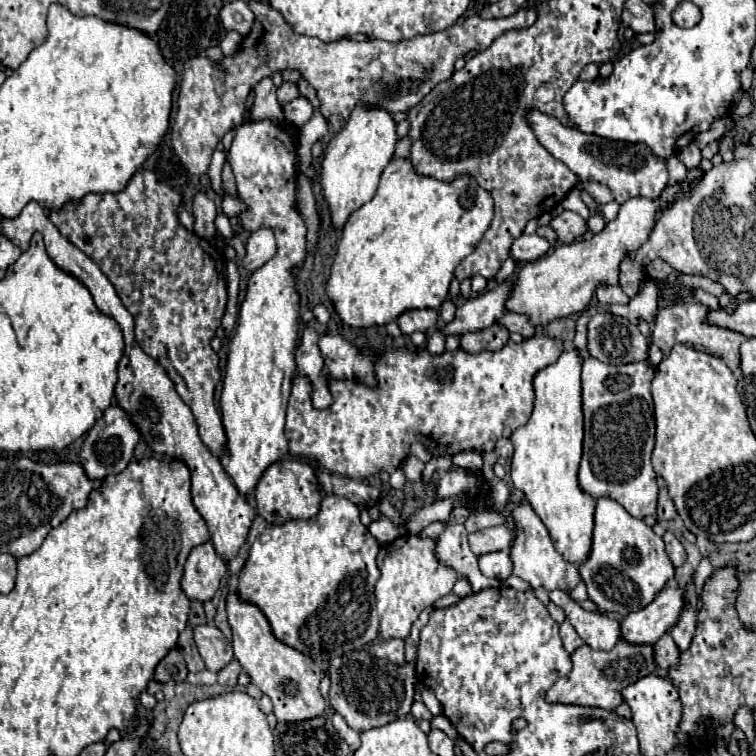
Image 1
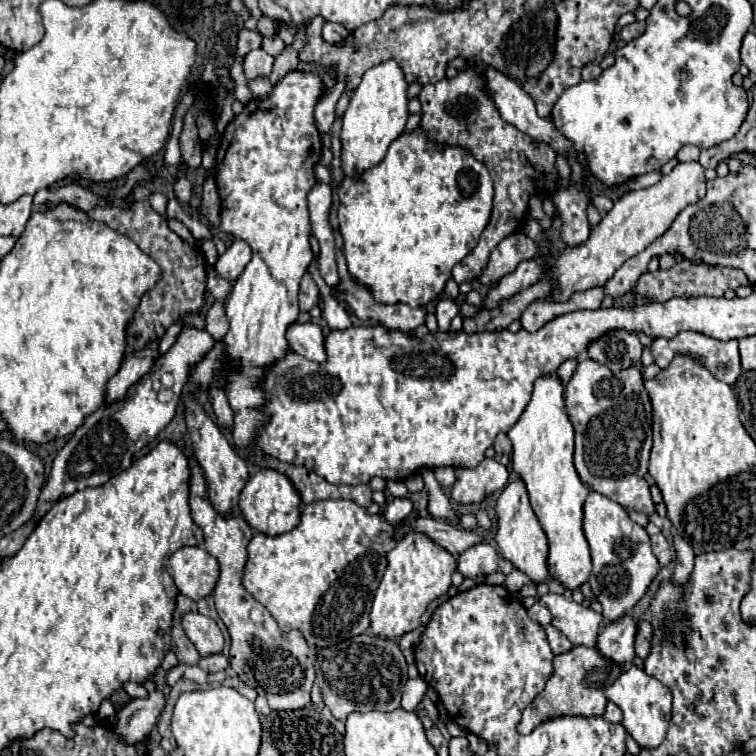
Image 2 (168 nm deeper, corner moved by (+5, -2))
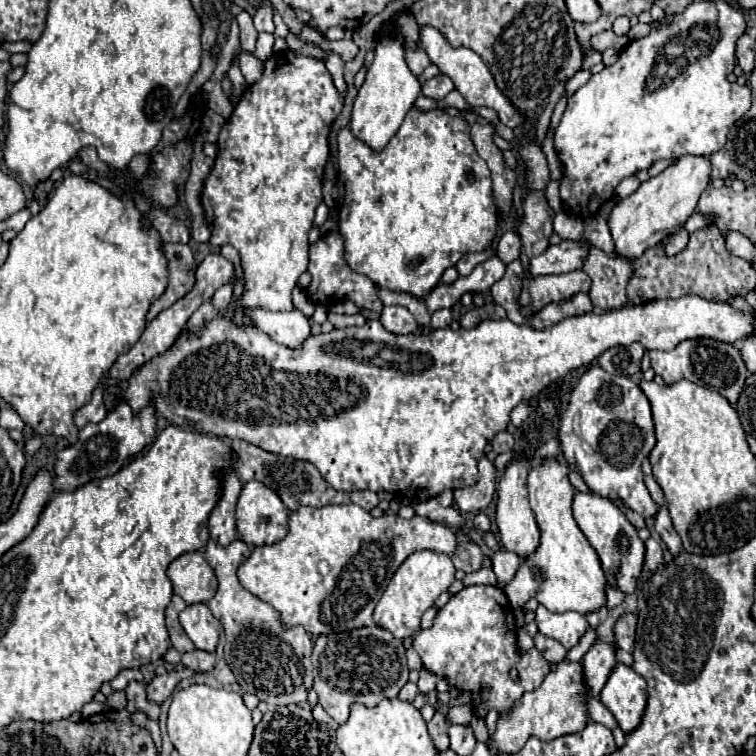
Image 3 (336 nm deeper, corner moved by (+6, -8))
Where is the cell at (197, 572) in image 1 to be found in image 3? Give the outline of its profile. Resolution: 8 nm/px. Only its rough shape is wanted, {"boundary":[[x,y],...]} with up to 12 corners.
{"boundary":[[200,552],[168,566],[174,592],[186,604],[208,602],[216,576]]}

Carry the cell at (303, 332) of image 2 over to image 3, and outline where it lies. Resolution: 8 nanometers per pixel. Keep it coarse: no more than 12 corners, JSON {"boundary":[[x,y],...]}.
{"boundary":[[244,310],[262,332],[288,348],[310,336],[310,320],[290,312]]}

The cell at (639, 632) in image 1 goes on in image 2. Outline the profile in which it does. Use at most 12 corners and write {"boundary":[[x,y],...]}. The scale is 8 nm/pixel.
{"boundary":[[637,618],[607,624],[599,652],[623,666],[633,662]]}

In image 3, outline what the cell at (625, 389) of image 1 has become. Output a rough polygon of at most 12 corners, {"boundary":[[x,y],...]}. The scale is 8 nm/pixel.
{"boundary":[[594,364],[560,414],[570,470],[644,518],[646,394]]}

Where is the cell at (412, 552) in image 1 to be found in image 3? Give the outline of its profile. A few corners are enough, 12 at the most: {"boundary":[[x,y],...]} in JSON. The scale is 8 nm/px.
{"boundary":[[410,554],[374,610],[396,638],[454,582],[450,556]]}

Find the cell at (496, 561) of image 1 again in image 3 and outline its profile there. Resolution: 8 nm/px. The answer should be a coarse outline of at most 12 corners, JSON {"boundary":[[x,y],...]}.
{"boundary":[[460,540],[452,562],[456,570],[480,570],[482,548]]}

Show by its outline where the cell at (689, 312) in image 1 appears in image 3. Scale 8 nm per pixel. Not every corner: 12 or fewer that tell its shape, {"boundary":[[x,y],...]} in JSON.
{"boundary":[[712,338],[650,350],[664,384],[690,380],[732,406],[748,370],[740,352]]}

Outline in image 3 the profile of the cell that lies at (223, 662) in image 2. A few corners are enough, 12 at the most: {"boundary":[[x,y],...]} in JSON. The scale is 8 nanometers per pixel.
{"boundary":[[204,650],[182,654],[182,666],[194,672],[210,672],[214,654]]}

